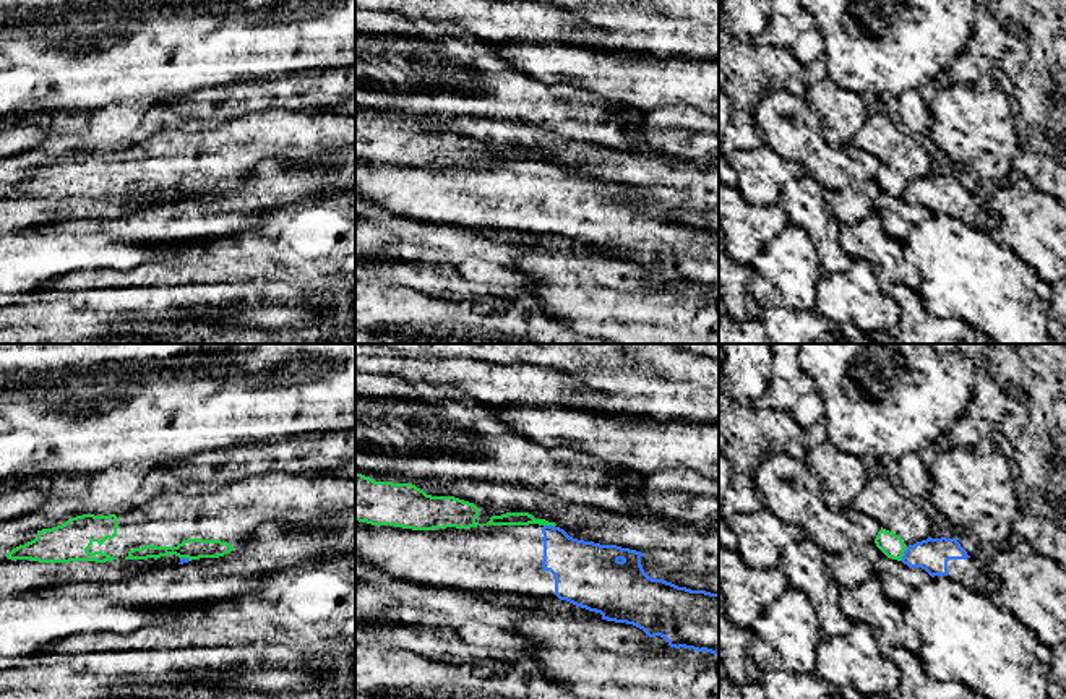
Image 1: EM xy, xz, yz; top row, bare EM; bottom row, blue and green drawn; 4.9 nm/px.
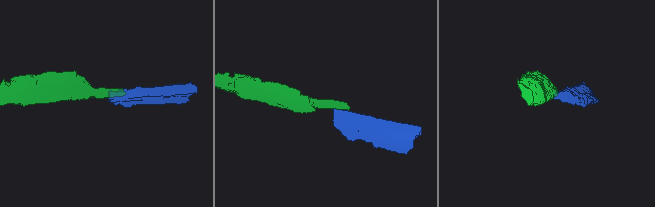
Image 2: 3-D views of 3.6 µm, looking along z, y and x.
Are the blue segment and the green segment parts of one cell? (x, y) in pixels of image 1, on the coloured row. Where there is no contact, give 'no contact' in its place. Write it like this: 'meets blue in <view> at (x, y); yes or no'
meets blue in yz at (904, 553); no

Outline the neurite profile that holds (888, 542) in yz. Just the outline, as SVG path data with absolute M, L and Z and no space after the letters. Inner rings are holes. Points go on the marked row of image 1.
M876 472L857 495L852 508L881 524L875 543L888 558L901 561L909 545L931 535L931 521L920 500L902 496L884 475Z

